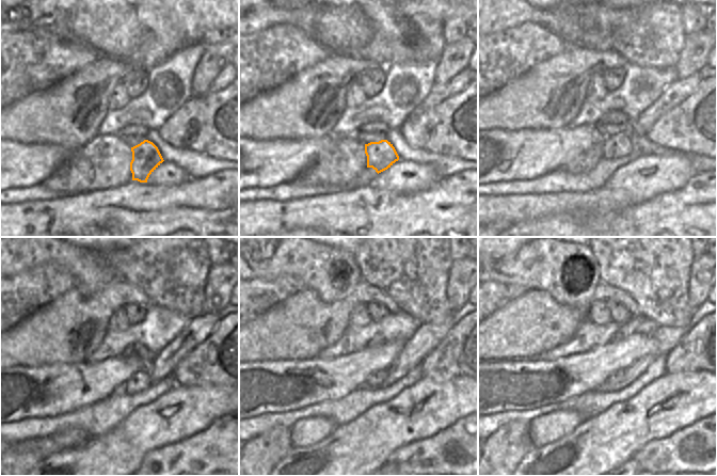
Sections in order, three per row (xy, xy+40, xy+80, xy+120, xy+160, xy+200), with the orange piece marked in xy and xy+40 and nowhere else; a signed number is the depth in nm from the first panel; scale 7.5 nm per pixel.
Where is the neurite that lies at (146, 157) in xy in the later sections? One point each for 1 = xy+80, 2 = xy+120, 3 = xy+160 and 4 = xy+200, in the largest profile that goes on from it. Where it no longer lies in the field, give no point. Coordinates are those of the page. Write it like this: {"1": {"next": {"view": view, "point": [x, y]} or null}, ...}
{"1": {"next": {"view": "xy+80", "point": [618, 145]}}, "2": {"next": {"view": "xy+120", "point": [141, 381]}}, "3": {"next": {"view": "xy+160", "point": [376, 379]}}, "4": {"next": {"view": "xy+200", "point": [618, 376]}}}

